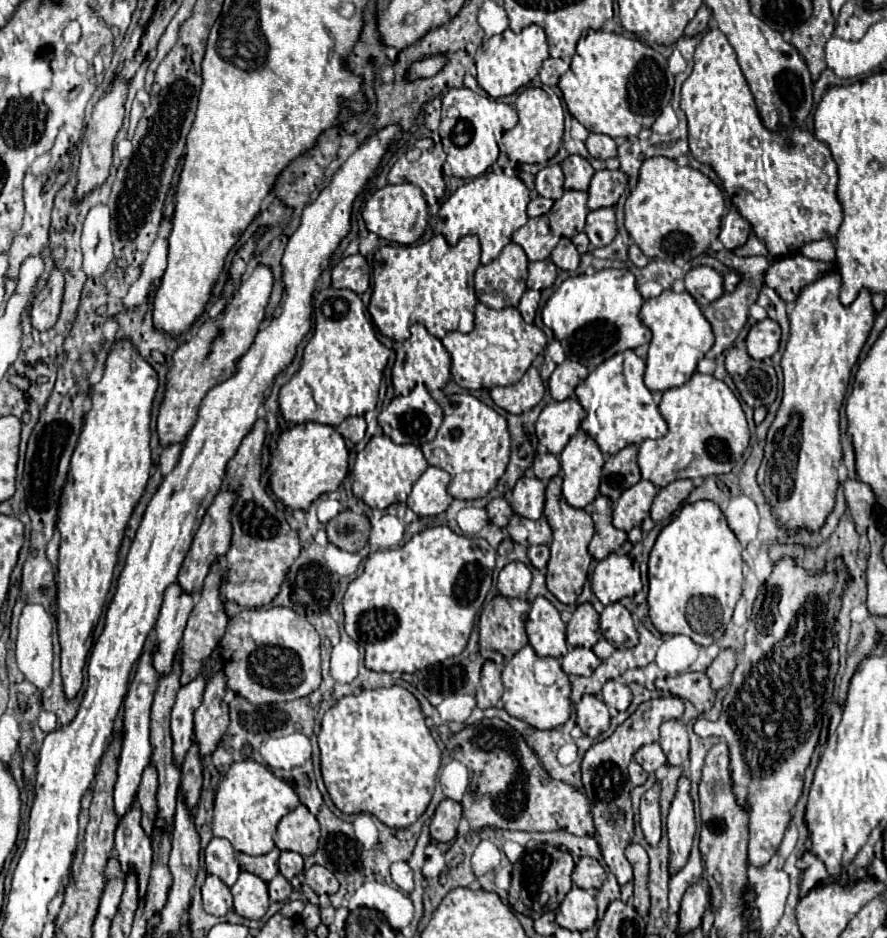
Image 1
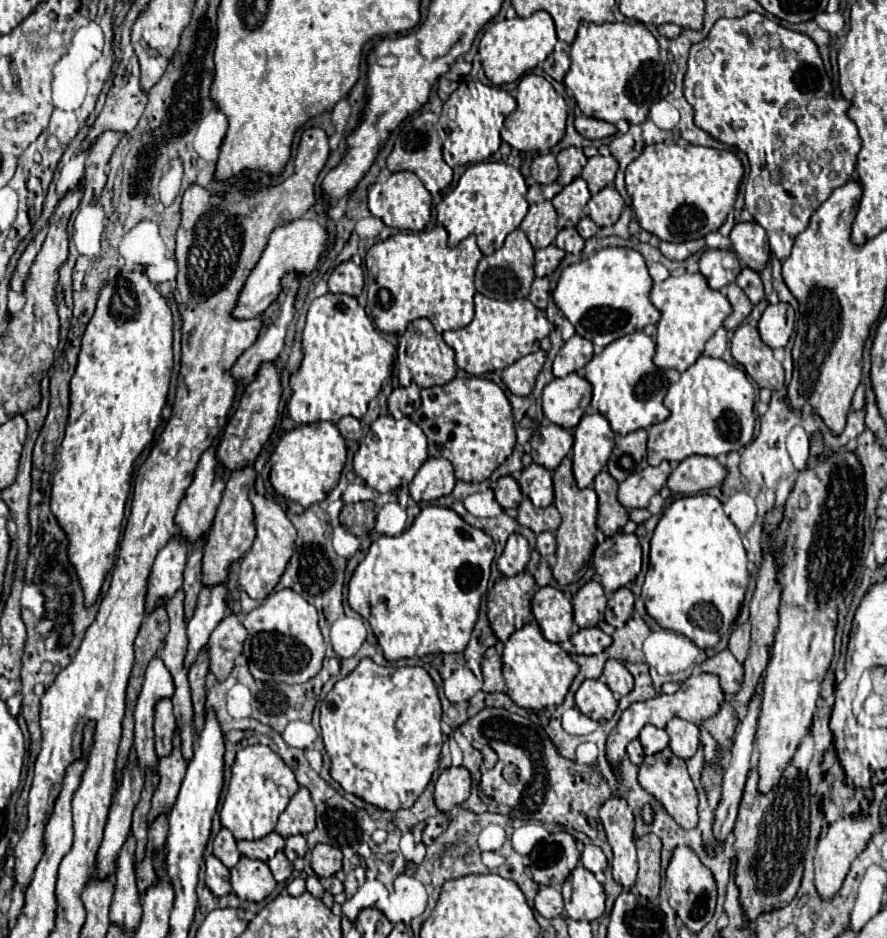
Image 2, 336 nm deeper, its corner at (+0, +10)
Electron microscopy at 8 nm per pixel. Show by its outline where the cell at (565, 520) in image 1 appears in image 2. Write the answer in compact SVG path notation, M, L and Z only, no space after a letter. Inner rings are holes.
M564 458L560 466L554 470L554 506L558 508L562 516L562 524L556 530L556 540L558 540L558 550L556 550L556 566L552 568L554 578L560 586L578 582L588 568L590 556L596 548L596 525L598 513L598 497L594 488L584 488L580 490L574 482L572 476L572 460Z

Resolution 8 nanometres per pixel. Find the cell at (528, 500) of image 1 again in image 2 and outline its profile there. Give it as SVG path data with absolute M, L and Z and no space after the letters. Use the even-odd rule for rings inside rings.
M530 464L528 468L524 468L518 484L520 484L522 494L526 498L530 498L534 506L552 504L552 500L554 500L552 474L546 468L540 468L540 464Z

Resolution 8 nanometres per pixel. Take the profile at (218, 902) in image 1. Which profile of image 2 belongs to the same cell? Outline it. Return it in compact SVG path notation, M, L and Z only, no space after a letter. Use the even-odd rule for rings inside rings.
M216 856L206 858L206 886L210 888L210 892L216 898L226 896L226 894L232 892L230 870Z

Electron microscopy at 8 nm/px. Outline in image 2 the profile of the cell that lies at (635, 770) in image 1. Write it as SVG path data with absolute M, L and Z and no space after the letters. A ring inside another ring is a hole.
M632 740L628 744L628 758L632 760L632 764L640 766L642 760L644 760L644 752L642 752L642 746L640 746L640 740Z

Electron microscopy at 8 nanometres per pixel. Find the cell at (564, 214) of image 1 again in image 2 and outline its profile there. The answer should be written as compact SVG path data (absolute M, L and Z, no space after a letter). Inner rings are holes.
M576 178L568 186L564 186L562 192L552 198L552 204L554 204L554 208L556 208L558 216L560 216L558 226L560 228L576 226L580 222L582 210L584 210L588 200L590 200L588 186L586 186L586 182L582 178Z

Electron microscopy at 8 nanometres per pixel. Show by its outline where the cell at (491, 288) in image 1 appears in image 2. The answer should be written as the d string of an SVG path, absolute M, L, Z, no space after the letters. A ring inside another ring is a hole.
M514 230L506 236L506 242L500 250L490 256L484 256L476 270L476 290L494 300L516 300L530 294L534 280L534 248L530 246L522 230Z

